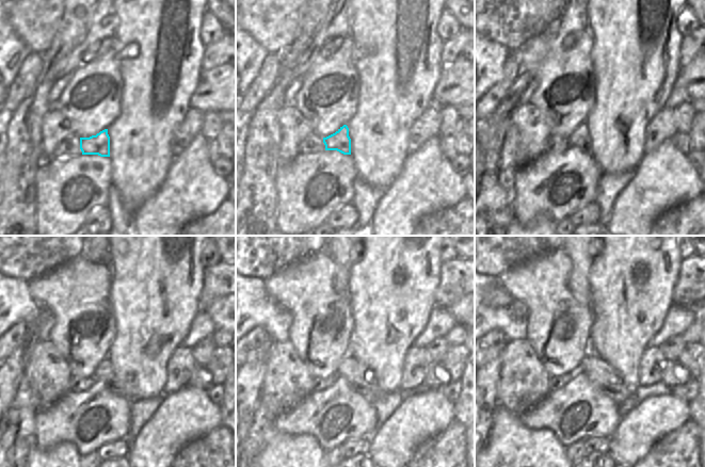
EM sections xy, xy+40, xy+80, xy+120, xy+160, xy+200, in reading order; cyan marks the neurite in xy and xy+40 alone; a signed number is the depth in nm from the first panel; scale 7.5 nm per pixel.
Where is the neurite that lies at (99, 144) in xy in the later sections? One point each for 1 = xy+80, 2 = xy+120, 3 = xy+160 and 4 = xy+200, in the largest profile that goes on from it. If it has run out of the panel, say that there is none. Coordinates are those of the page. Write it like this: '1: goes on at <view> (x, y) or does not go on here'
1: goes on at xy+80 (580, 138)
2: goes on at xy+120 (105, 372)
3: goes on at xy+160 (363, 381)
4: goes on at xy+200 (605, 376)

